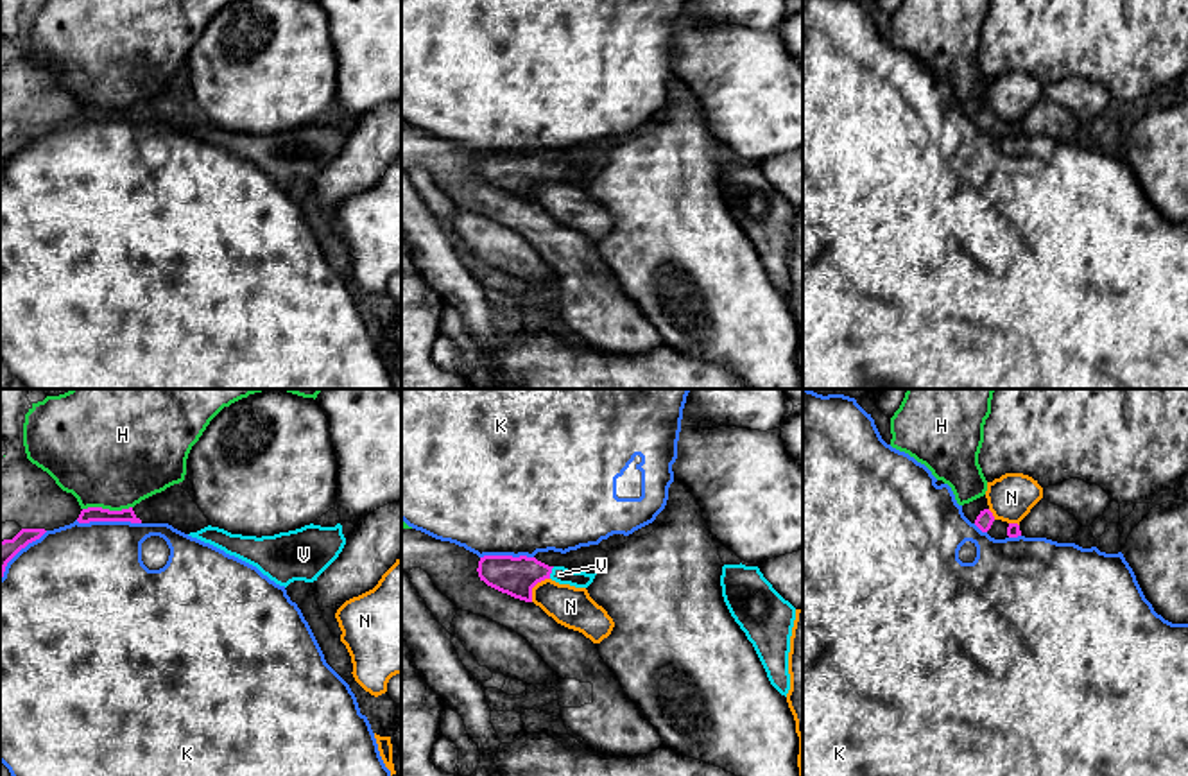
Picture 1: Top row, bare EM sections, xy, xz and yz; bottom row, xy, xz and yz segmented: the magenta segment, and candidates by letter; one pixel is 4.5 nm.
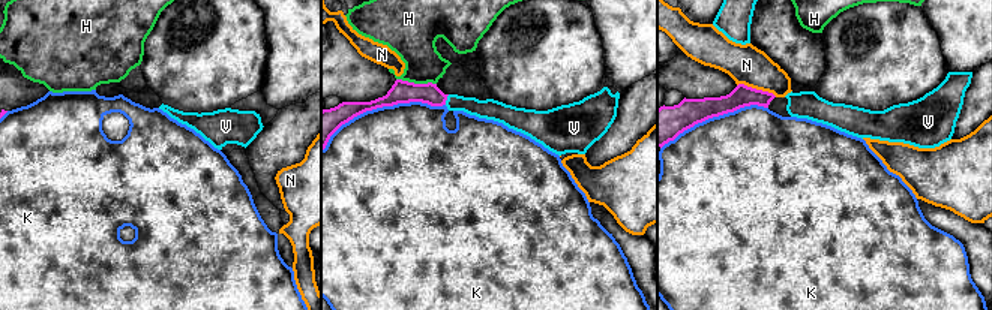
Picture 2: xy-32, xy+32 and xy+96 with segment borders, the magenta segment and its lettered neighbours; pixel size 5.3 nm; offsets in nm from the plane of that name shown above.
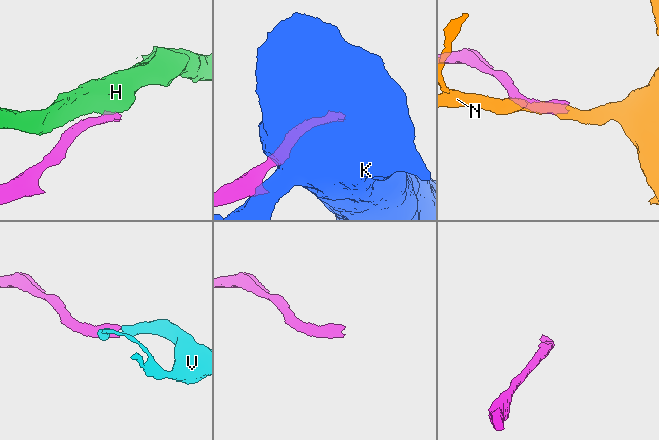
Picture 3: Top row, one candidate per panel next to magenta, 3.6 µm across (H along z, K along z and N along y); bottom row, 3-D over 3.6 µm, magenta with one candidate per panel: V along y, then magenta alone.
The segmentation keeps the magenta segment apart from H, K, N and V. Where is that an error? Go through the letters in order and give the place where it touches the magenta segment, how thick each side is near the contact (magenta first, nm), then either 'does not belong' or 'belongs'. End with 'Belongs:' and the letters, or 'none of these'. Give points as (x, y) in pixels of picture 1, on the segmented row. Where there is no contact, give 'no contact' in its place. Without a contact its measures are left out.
H: meets magenta in xy at (106, 509); 70 nm thick on the magenta side, 480 nm on the other; does not belong
K: meets magenta in xy at (108, 520); 70 nm thick on the magenta side, 460 nm on the other; does not belong
N: meets magenta in xz at (534, 585); 180 nm thick on the magenta side, 180 nm on the other; does not belong
V: meets magenta in xz at (550, 572); 180 nm thick on the magenta side, 80 nm on the other; belongs
Belongs: V

